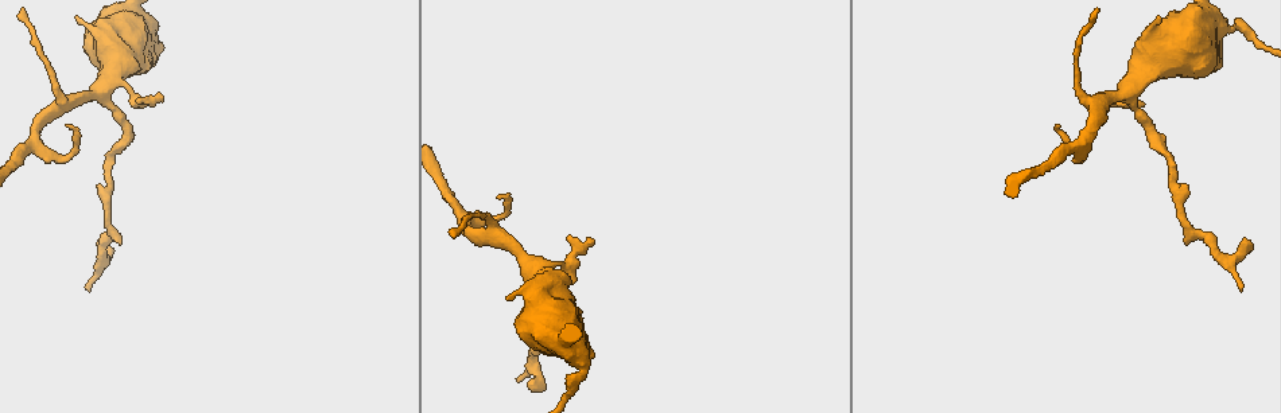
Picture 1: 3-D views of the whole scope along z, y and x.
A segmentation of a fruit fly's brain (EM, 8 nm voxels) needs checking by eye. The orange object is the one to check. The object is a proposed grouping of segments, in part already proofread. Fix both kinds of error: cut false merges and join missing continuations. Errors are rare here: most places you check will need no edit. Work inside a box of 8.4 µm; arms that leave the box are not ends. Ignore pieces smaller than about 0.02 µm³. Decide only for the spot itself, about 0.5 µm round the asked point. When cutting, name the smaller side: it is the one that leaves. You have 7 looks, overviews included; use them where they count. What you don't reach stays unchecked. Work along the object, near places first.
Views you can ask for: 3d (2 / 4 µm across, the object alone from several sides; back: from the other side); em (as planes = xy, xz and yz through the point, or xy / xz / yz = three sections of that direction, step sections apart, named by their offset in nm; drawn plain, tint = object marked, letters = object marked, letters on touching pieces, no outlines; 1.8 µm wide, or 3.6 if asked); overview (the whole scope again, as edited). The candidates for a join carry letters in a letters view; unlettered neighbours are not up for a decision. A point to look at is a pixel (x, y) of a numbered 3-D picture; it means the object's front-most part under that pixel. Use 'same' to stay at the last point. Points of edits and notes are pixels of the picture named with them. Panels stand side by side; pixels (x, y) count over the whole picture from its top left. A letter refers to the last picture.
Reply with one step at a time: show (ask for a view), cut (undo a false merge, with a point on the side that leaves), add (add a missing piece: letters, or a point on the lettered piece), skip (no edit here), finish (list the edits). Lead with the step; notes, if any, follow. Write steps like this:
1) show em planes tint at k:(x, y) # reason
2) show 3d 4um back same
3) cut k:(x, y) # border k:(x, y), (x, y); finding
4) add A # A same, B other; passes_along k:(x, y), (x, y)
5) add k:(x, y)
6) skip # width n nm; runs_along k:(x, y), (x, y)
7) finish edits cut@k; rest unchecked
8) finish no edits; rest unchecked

show 3d 4um back at 1:(499, 194) # branch stops here

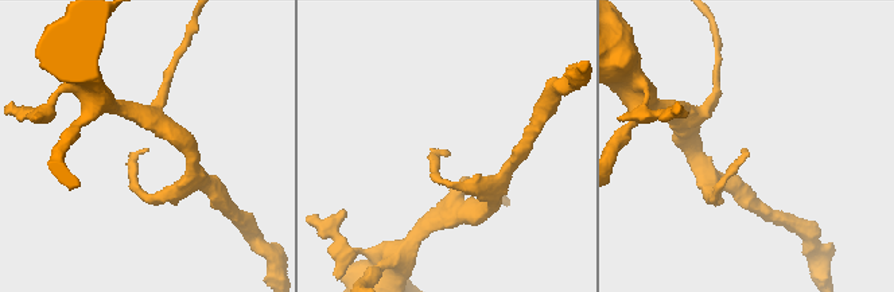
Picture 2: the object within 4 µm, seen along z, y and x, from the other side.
show em 3.6um planes letters at 2:(144, 149) # now the EM

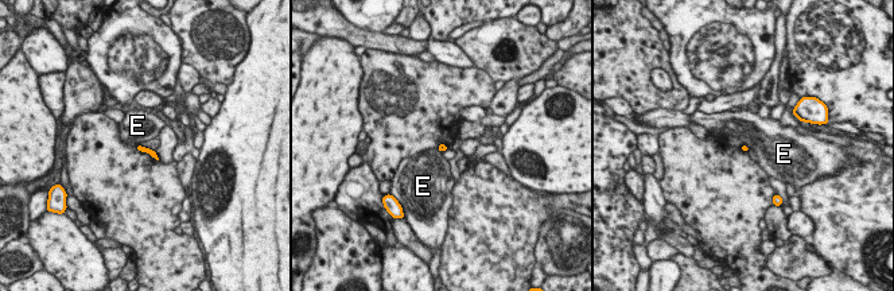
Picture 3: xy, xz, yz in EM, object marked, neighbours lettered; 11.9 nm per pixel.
skip # E other; border 3:(436, 148), (442, 152); none of them fits

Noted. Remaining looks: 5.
show 3d 4um at 1:(101, 92)

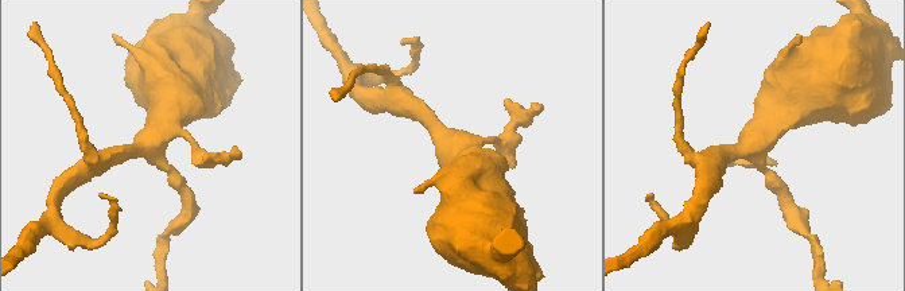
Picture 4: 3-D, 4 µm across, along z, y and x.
show em 3.6um planes plain at 4:(148, 140) # now the EM

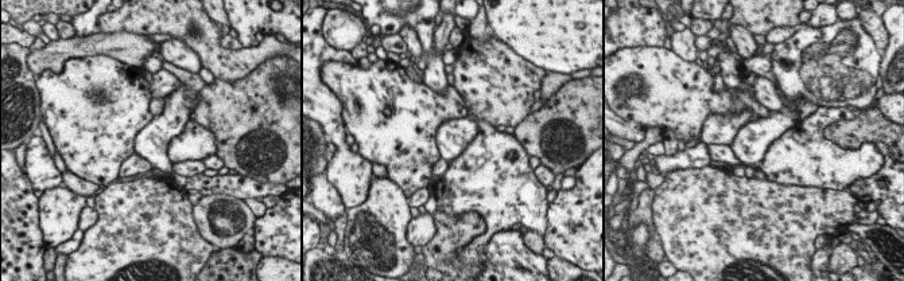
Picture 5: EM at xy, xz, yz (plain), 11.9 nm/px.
show em 3.6um planes letters same

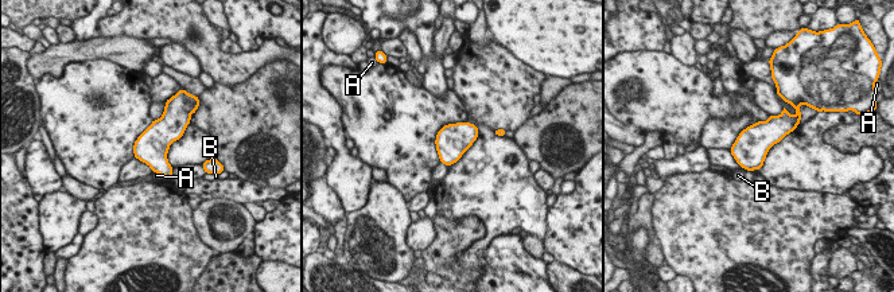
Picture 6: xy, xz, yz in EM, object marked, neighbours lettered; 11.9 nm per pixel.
skip # A other, B other; border 6:(152, 170), (171, 178); continuous, no second neuron

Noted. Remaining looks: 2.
show em yz step 4 letters at 1:(537, 362)

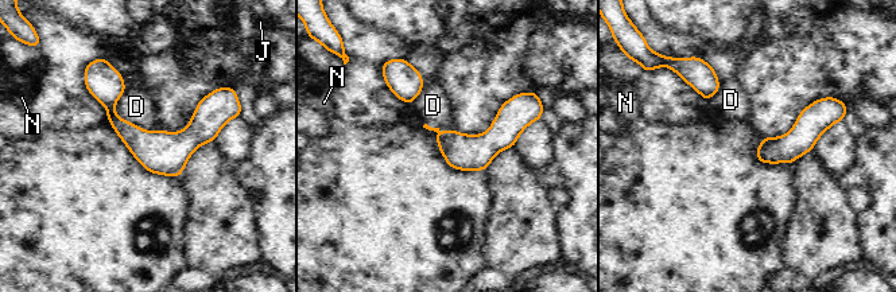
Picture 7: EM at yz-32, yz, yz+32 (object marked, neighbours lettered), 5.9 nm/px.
skip # D other, J other, N other; runs_along 7:(92, 86), (139, 141), (221, 117); all the same neuron

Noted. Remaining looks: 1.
finish no edits; rest unchecked

